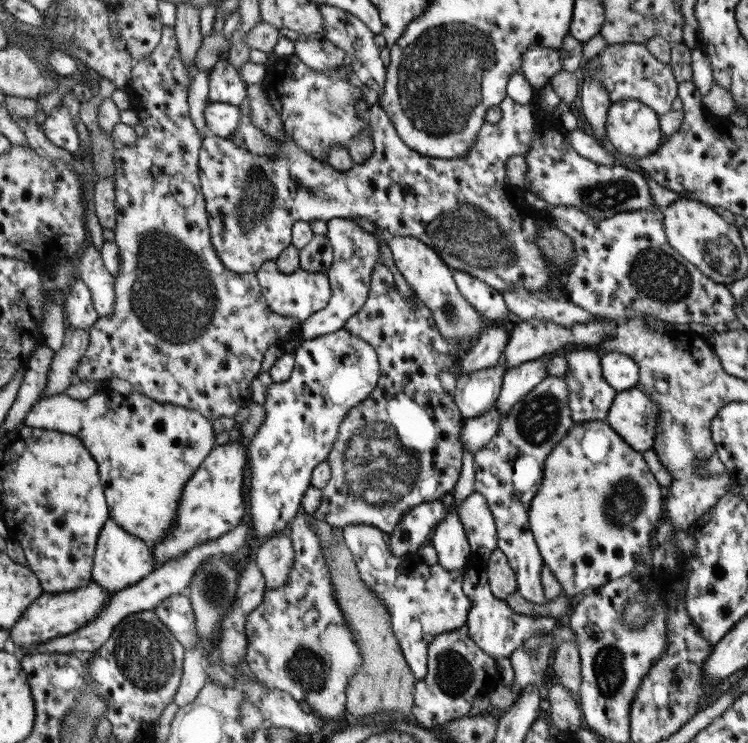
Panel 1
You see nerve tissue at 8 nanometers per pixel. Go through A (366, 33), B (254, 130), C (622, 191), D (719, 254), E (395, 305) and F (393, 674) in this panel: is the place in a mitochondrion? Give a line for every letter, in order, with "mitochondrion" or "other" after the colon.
A: other
B: other
C: mitochondrion
D: mitochondrion
E: other
F: other

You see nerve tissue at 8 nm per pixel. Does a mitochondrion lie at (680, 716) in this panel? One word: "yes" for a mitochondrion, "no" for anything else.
no

